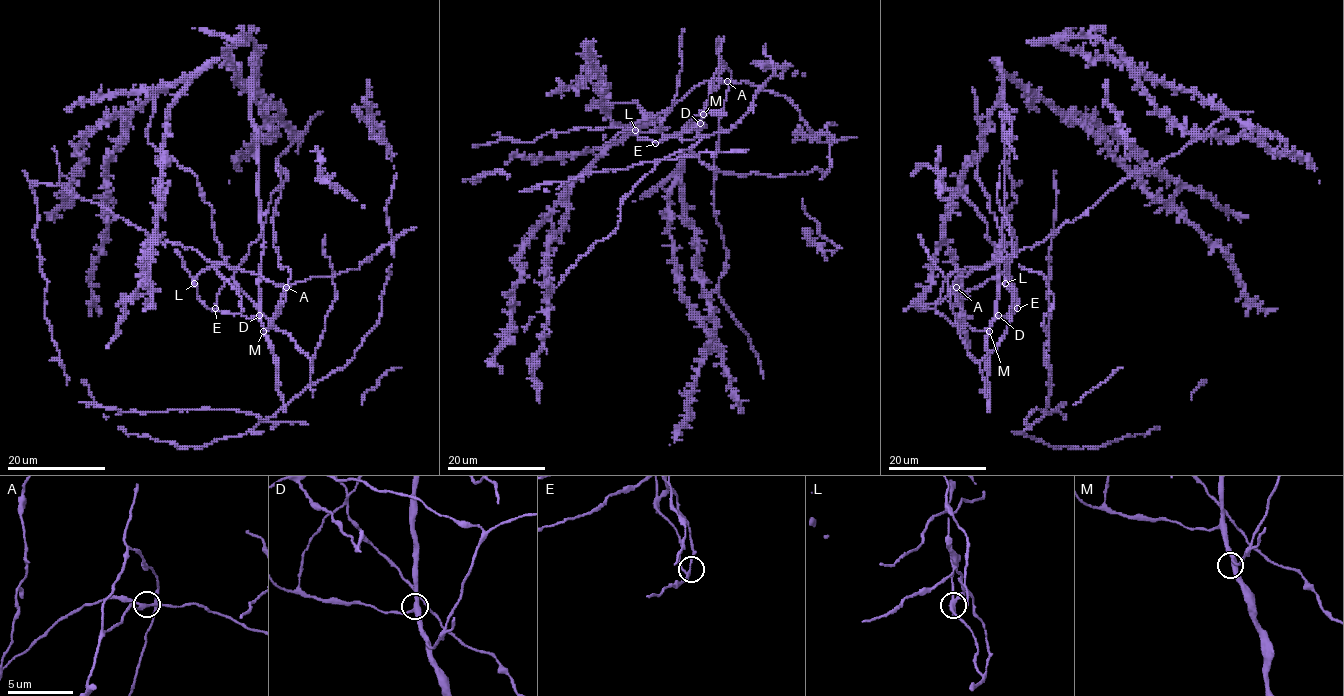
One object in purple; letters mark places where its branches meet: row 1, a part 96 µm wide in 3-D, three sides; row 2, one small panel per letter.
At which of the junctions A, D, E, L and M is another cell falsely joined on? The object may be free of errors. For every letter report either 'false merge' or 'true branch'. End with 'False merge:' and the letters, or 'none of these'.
A: true branch
D: true branch
E: true branch
L: false merge
M: true branch
False merge: L

